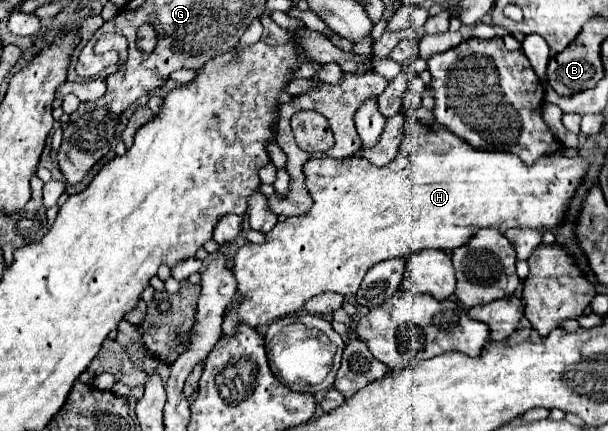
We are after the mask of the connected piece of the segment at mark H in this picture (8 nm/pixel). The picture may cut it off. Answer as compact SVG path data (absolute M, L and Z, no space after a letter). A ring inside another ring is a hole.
M410 107L404 115L404 139L400 151L394 161L384 167L376 167L358 155L348 159L308 159L304 163L306 189L314 203L304 215L294 215L288 217L288 221L276 223L264 243L244 243L238 249L232 273L238 281L238 291L244 293L244 301L226 315L222 325L224 333L232 333L236 321L244 321L252 327L268 325L284 315L300 311L302 305L318 293L336 291L344 297L354 295L364 273L378 261L408 257L408 253L422 249L452 251L466 245L476 231L484 227L500 231L512 227L560 227L568 205L590 167L586 157L566 157L560 153L544 155L534 165L526 165L514 153L482 151L460 141L458 135L450 133L434 119L434 113L424 107Z

